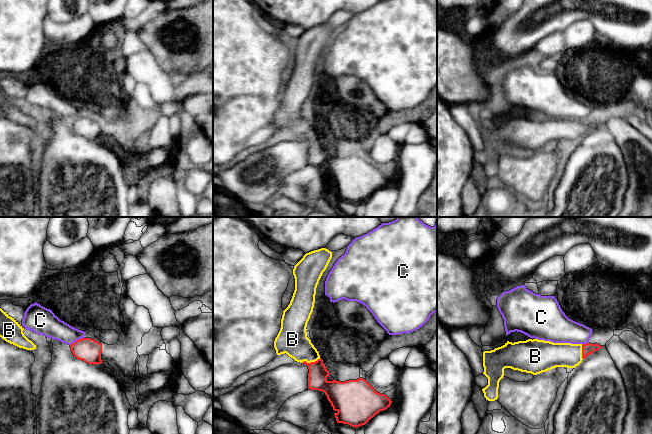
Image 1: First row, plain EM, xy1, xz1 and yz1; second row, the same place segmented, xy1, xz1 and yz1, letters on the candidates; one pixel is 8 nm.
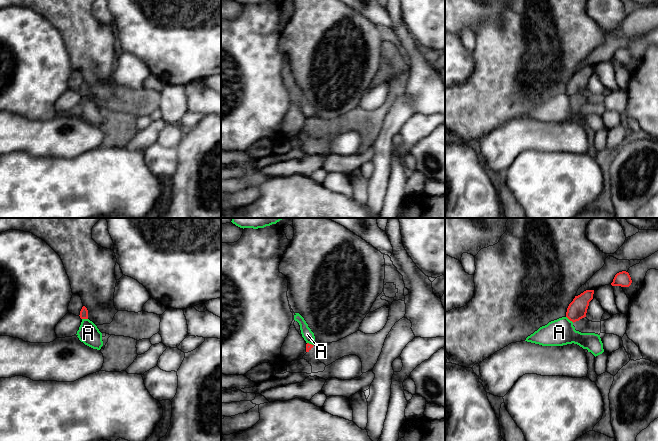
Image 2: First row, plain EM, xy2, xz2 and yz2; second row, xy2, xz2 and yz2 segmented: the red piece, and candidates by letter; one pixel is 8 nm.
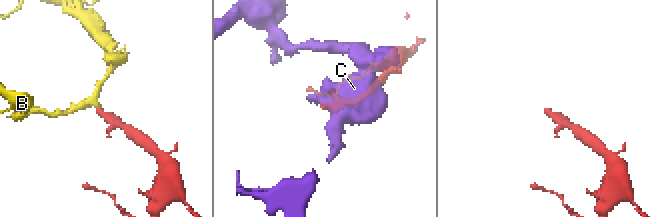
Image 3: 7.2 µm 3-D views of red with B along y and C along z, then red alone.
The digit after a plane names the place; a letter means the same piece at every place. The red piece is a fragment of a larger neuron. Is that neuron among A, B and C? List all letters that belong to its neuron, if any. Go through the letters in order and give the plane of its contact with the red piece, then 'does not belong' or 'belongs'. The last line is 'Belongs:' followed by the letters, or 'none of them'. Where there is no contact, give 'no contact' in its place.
A: yz2 | does not belong
B: xz1 | belongs
C: xy1 | does not belong
Belongs: B

